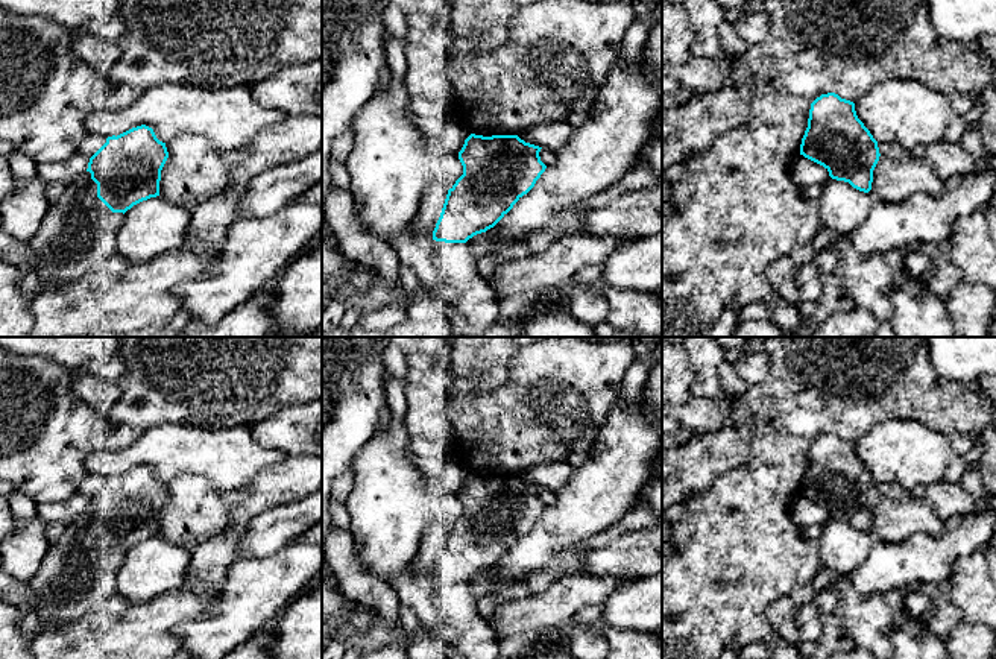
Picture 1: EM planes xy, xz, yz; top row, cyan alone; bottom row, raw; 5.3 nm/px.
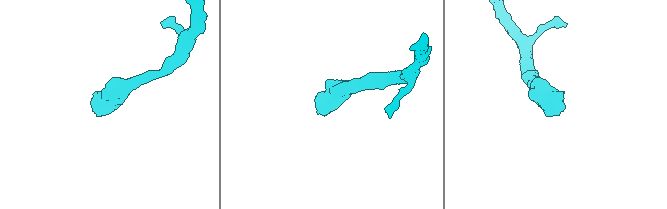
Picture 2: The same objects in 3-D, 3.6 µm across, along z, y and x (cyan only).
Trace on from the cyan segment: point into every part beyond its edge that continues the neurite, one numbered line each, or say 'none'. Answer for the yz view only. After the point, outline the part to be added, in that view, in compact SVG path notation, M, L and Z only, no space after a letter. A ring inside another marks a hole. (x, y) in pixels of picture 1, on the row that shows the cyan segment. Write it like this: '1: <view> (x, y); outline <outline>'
none

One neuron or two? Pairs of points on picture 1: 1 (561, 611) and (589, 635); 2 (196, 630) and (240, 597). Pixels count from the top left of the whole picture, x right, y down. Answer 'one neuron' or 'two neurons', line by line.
1: two neurons
2: one neuron

